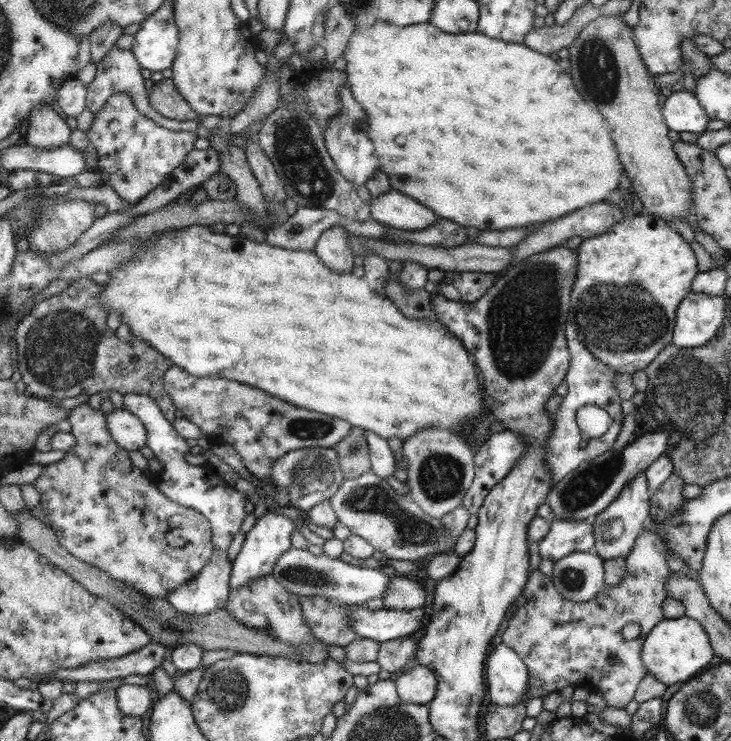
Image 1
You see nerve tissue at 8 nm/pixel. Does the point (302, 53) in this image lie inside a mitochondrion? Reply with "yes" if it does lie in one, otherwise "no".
no

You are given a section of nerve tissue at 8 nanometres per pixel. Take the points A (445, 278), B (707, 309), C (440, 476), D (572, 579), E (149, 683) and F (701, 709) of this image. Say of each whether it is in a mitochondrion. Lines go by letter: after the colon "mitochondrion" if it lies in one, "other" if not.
A: other
B: other
C: mitochondrion
D: mitochondrion
E: other
F: mitochondrion

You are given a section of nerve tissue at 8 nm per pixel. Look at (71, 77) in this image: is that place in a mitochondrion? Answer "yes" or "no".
no

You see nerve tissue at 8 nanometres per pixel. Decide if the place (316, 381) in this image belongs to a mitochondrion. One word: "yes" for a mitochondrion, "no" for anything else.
no

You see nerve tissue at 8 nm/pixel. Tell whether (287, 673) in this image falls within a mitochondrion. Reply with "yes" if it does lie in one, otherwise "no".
no

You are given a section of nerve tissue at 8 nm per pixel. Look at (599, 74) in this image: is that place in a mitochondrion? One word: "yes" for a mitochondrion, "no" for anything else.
yes

